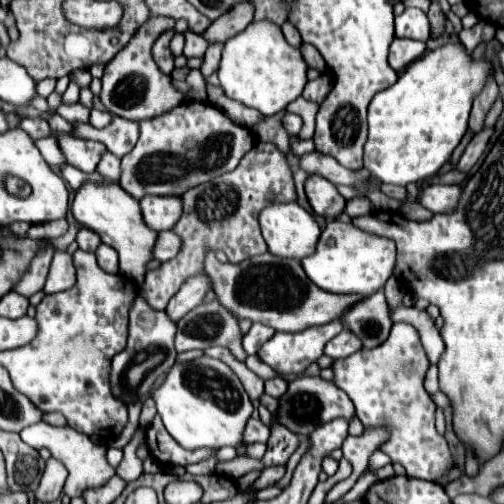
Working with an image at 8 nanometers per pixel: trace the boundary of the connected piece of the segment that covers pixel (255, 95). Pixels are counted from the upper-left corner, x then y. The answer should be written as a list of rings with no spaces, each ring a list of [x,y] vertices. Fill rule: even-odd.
[[[263,20],[251,22],[243,32],[225,42],[217,76],[229,98],[255,108],[265,116],[273,116],[301,96],[307,84],[307,64],[303,62],[301,52],[287,44],[281,28],[269,20]]]

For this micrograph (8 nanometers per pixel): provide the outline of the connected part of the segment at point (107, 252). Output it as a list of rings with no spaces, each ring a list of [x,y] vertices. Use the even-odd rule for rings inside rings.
[[[101,244],[101,246],[97,248],[95,256],[97,256],[97,264],[99,264],[105,272],[109,272],[109,274],[117,274],[117,272],[119,272],[119,258],[117,258],[117,252],[115,252],[111,246]]]

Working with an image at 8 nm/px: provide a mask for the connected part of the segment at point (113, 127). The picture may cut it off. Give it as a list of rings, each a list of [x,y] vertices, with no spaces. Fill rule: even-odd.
[[[119,116],[113,118],[113,122],[107,128],[93,128],[91,124],[75,124],[75,136],[87,138],[87,140],[97,140],[107,146],[109,152],[113,152],[117,158],[123,158],[131,148],[135,146],[139,138],[139,124],[133,120],[123,120]]]

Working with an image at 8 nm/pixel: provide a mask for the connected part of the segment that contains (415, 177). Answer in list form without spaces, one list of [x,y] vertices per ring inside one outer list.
[[[443,44],[411,62],[399,80],[377,92],[369,104],[369,138],[363,148],[363,168],[369,170],[373,178],[397,186],[407,186],[437,174],[461,142],[467,130],[471,102],[477,92],[481,92],[489,74],[493,74],[491,64],[485,60],[471,60],[461,44]]]

